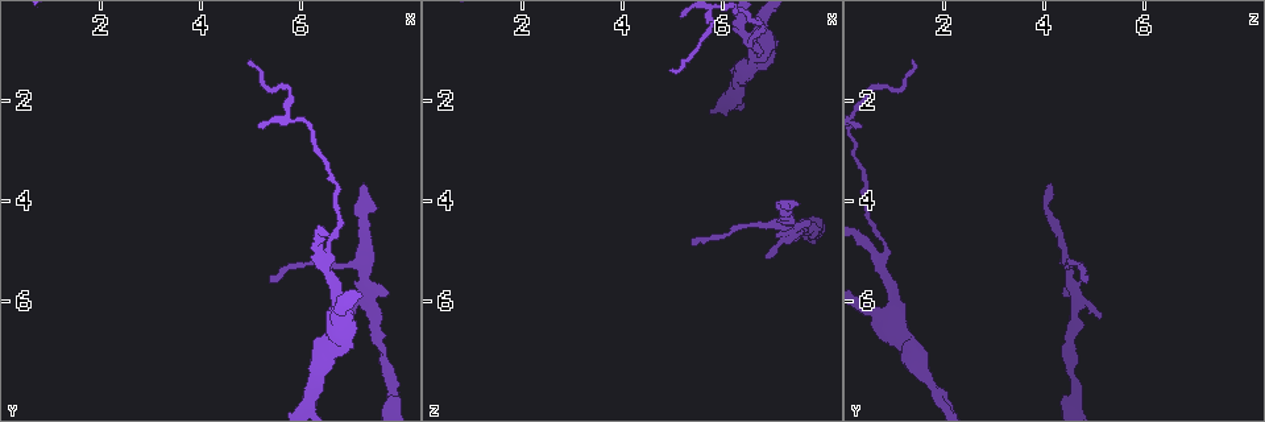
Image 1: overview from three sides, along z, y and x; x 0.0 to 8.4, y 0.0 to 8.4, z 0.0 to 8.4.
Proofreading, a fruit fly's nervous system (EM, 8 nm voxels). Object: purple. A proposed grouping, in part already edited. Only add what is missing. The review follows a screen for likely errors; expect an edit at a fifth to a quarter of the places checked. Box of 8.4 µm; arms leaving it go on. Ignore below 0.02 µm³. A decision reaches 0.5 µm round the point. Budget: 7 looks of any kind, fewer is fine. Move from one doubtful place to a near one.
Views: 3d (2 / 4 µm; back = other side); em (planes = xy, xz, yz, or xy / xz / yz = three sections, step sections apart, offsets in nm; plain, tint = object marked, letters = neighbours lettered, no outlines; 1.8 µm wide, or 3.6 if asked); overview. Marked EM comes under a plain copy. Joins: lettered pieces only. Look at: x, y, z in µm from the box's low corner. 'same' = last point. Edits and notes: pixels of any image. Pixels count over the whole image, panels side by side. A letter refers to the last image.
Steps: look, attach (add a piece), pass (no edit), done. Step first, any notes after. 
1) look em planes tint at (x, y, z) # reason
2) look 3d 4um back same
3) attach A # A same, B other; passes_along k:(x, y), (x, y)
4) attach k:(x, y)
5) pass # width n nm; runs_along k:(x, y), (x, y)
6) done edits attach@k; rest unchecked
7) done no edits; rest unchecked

look 3d 2um at (7.20, 3.65, 4.15) # branch stops here

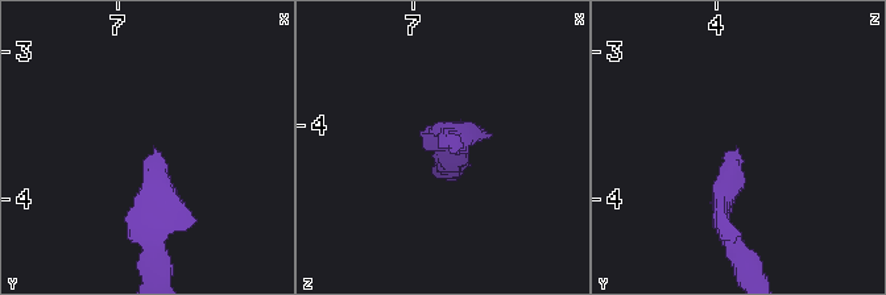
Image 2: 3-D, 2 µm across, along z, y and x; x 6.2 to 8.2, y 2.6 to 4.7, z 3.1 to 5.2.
look em 3.6um yz step 4 tint at (7.22, 3.68, 4.14)

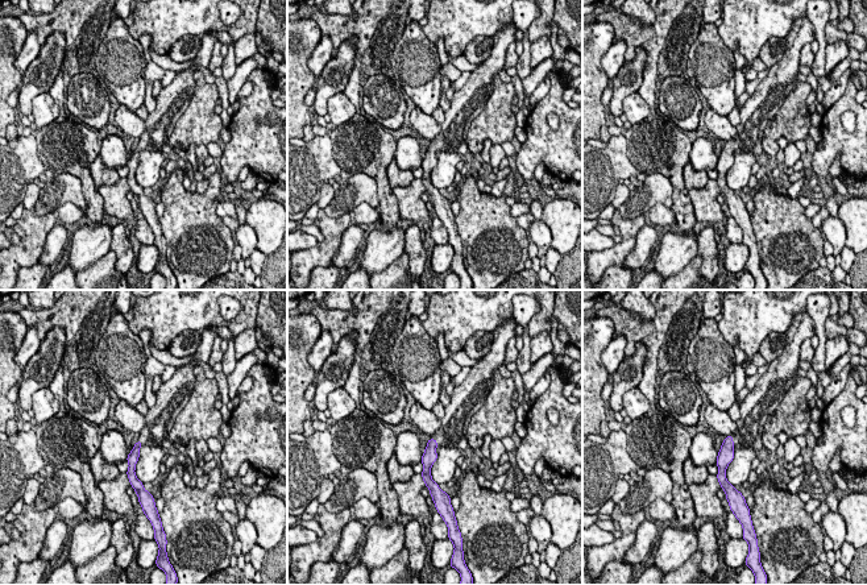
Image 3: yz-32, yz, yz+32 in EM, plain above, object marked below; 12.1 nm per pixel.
look em 3.6um planes letters same

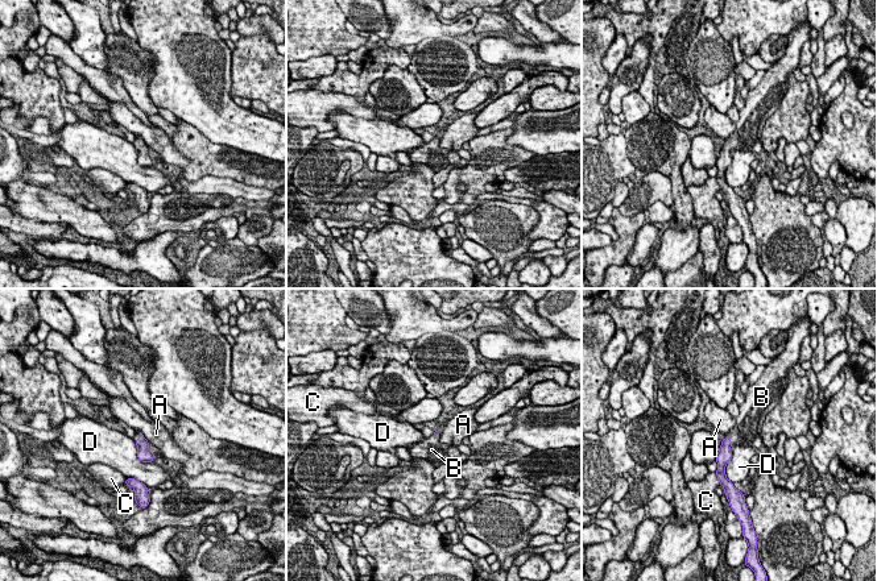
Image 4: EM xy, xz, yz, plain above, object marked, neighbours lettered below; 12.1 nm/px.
attach B # longest_contact D 340 nm; A other, B same, C other, D other; the neuron continues

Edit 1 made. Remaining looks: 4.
look overview # redraw

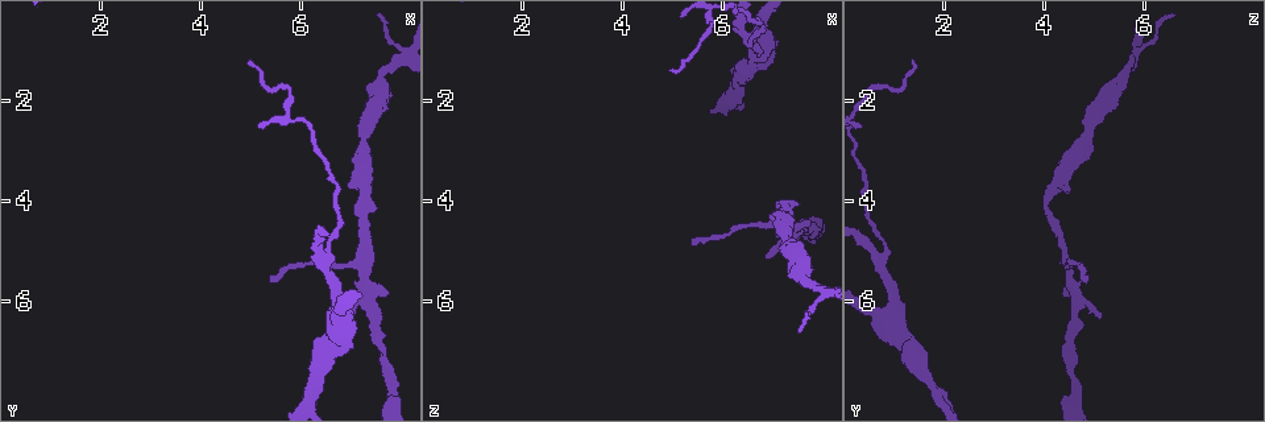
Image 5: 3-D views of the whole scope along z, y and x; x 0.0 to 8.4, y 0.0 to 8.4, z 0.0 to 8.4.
look 3d 2um at (6.85, 6.30, 5.15) # branch stops here

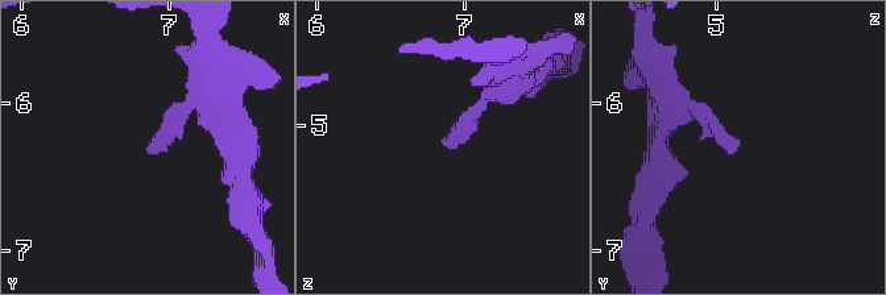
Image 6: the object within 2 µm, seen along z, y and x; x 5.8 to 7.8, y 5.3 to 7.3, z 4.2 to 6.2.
look em xy step 4 letters at (6.84, 6.30, 5.12)

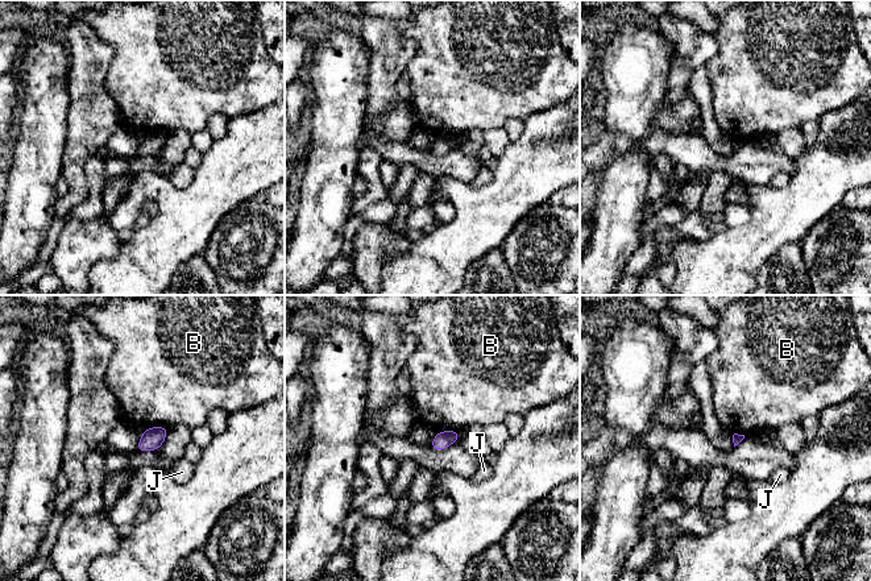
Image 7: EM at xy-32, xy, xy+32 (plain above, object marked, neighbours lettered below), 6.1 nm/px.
pass # B other, J other; border 7:(169, 427), (148, 427), (142, 431); no lettered piece goes on from it

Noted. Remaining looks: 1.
look em xz step 4 letters at (5.35, 5.55, 4.80)

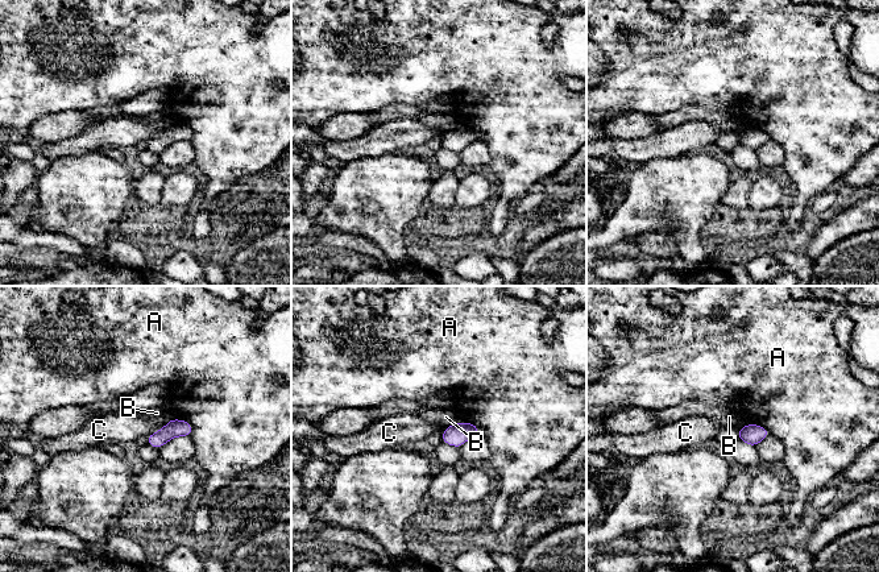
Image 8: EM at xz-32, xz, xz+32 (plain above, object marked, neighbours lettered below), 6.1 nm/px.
pass # A other, B other, C other; border 8:(170, 419), (161, 428), (146, 436); none of them fits

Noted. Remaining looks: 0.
done edits attach@4; rest unchecked

